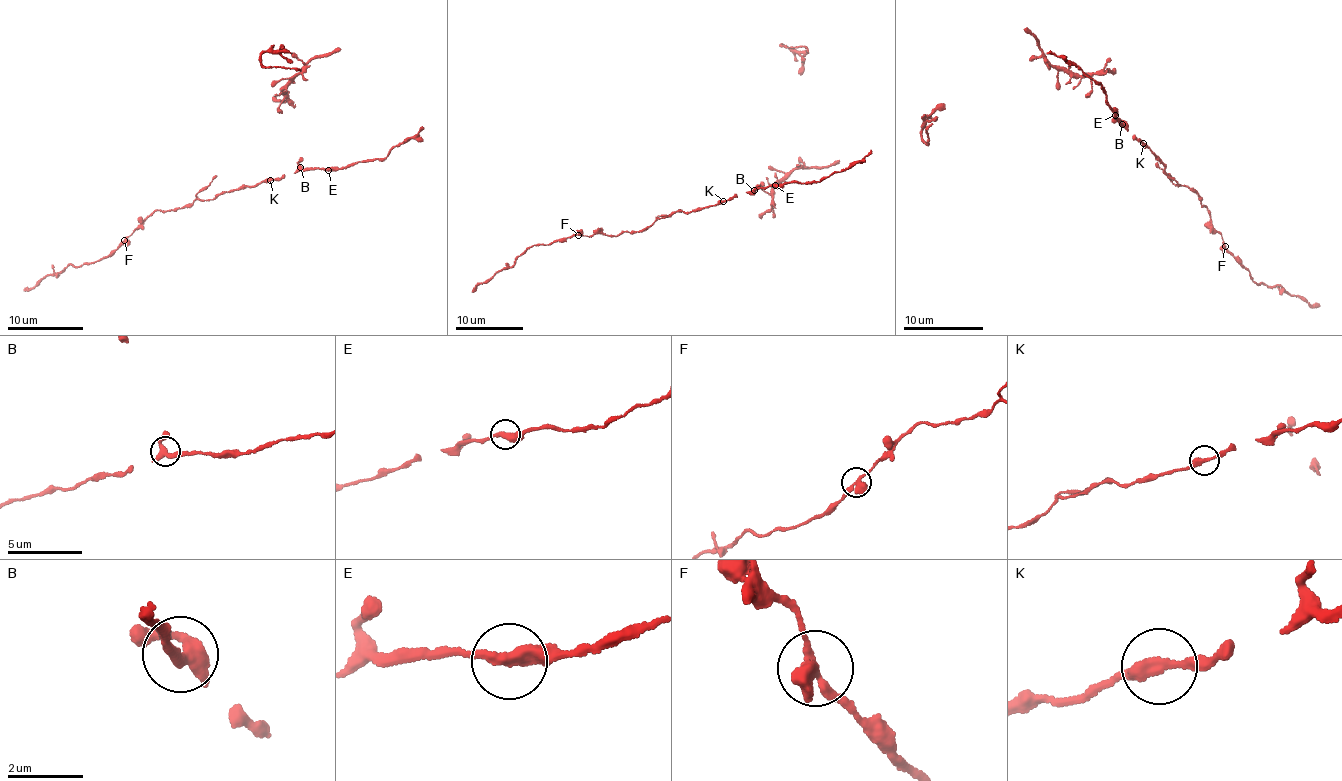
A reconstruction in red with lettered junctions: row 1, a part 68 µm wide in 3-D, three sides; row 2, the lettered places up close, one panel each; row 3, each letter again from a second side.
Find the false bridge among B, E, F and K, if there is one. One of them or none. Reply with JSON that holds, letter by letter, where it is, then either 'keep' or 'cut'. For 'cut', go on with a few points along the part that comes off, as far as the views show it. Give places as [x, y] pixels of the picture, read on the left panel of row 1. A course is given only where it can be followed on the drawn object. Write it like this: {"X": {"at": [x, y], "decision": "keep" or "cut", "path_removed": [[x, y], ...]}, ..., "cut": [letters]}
{"B": {"at": [300, 167], "decision": "keep"}, "E": {"at": [328, 170], "decision": "keep"}, "F": {"at": [124, 240], "decision": "keep"}, "K": {"at": [270, 180], "decision": "keep"}, "cut": []}

